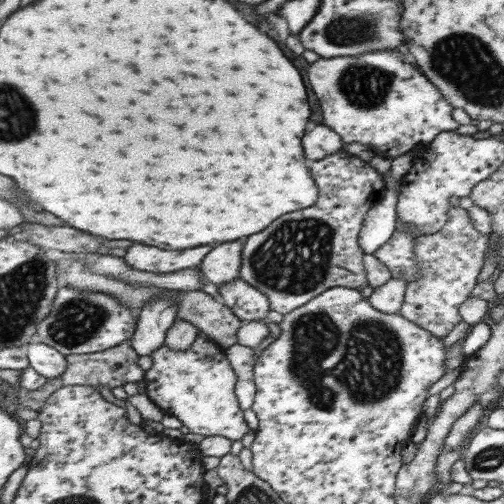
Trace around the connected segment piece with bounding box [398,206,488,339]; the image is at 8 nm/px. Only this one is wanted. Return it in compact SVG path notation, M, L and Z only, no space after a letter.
M452 206L447 209L447 222L437 232L416 236L412 253L419 268L419 278L405 286L404 298L398 314L414 322L427 334L443 339L461 320L458 307L470 298L483 267L487 250L487 235L475 230L465 209Z

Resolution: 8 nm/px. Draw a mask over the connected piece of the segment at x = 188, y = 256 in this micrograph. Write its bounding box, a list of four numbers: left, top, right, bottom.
[124,244,213,274]

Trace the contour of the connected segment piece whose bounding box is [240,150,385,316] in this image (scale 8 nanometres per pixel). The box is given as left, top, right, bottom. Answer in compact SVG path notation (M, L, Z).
M343 150L311 162L311 174L315 174L313 179L318 187L318 200L308 206L307 210L287 214L287 218L279 218L275 226L269 226L267 230L251 236L243 252L243 268L241 268L240 278L267 294L271 309L283 316L293 313L297 308L306 305L307 302L328 289L334 289L334 286L358 289L366 285L362 257L364 253L359 248L357 234L365 213L385 191L381 173L375 171L363 159Z

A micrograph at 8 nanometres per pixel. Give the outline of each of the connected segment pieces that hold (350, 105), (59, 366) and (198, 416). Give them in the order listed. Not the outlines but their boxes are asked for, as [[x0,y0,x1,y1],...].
[[307,50,458,157],[27,343,67,378],[145,332,249,440]]

